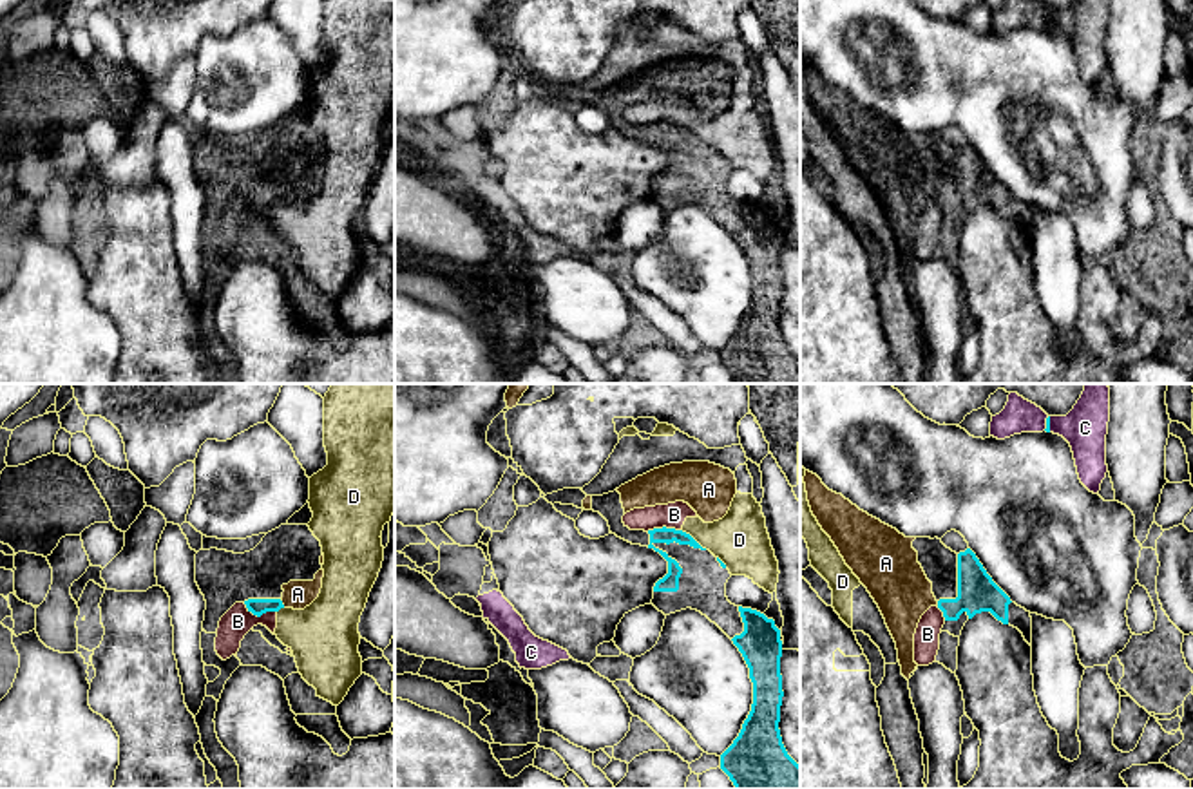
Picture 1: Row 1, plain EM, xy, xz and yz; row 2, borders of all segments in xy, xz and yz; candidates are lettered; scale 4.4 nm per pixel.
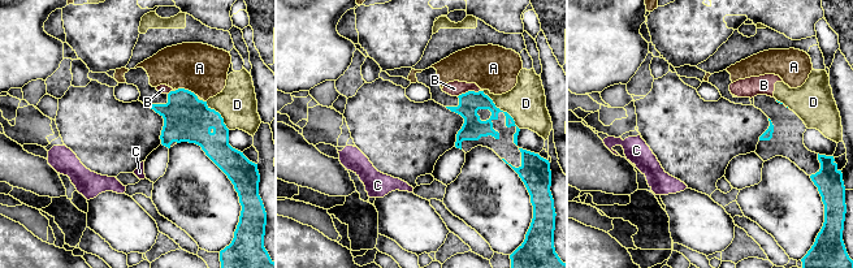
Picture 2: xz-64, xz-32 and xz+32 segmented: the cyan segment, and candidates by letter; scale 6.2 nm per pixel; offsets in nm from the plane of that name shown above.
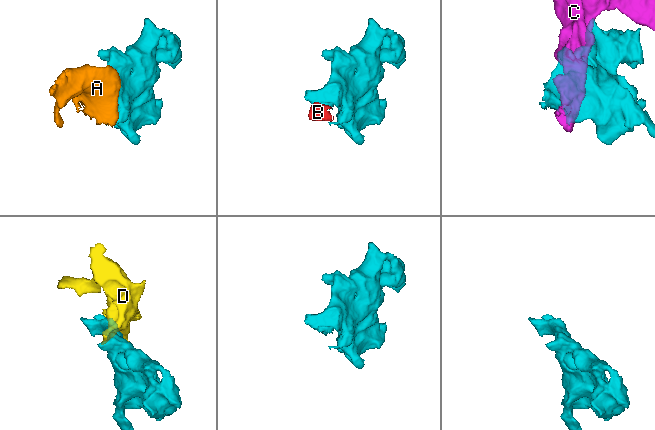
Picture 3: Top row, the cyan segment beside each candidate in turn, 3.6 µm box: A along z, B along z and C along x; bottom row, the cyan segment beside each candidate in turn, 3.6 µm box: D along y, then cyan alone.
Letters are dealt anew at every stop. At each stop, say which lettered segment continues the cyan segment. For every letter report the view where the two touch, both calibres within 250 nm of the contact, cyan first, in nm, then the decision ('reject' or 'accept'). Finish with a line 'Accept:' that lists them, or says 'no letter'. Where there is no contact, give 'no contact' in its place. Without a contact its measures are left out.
A: xy | 80/130 nm | accept
B: xy | 80/140 nm | reject
C: yz | 20/200 nm | reject
D: xz | 80/240 nm | reject
Accept: A

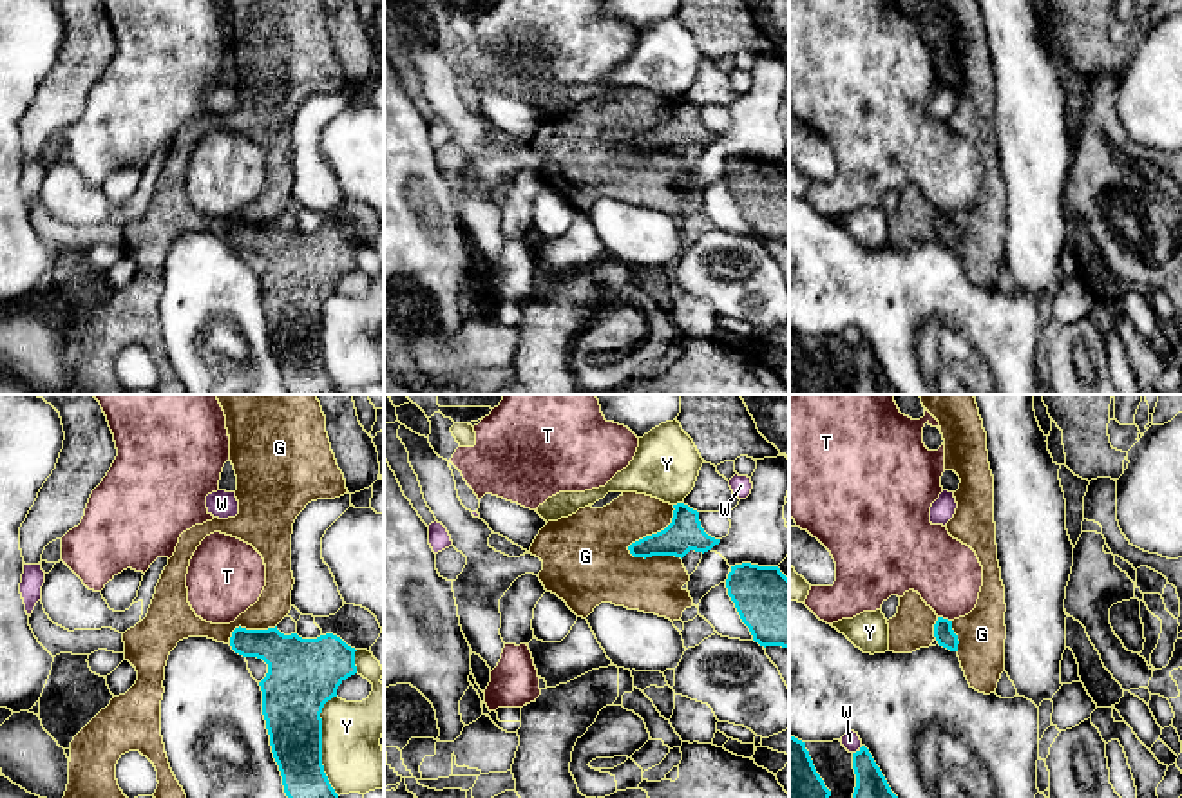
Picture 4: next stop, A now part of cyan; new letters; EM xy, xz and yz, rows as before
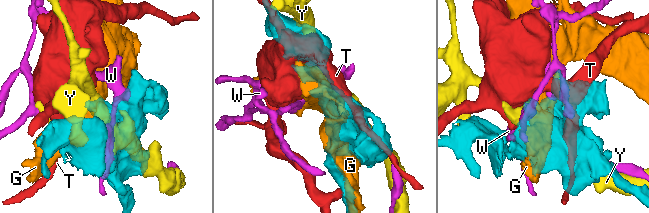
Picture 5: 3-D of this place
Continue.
G: xz | 160/280 nm | reject
T: yz | 90/300 nm | reject
W: yz | 130/80 nm | reject
Y: xy | 280/280 nm | reject
Accept: no letter

